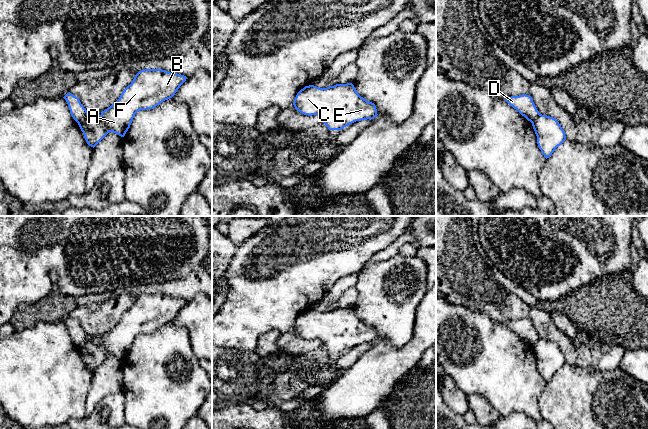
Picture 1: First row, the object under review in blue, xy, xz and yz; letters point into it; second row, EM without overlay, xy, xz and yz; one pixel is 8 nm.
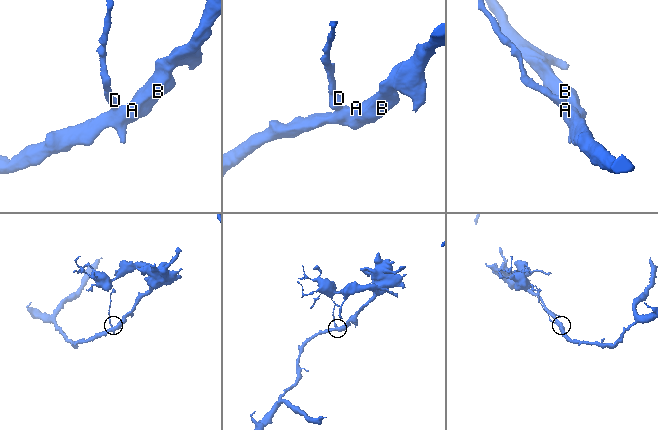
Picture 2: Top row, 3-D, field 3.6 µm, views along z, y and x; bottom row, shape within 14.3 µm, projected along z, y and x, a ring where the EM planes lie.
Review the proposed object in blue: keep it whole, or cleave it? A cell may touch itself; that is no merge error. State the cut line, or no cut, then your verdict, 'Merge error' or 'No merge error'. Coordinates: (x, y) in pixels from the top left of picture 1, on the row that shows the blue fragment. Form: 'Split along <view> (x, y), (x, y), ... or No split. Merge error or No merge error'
Split along xy (88, 114), (77, 122). Merge error

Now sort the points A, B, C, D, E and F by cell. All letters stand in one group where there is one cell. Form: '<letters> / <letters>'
A B C E F / D

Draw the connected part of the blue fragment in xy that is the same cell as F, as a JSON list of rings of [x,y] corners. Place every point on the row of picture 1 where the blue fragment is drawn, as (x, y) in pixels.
[[[162,69],[139,71],[119,99],[101,112],[99,118],[87,115],[77,122],[87,144],[95,147],[109,132],[124,137],[140,110],[153,109],[172,98],[187,77]]]

